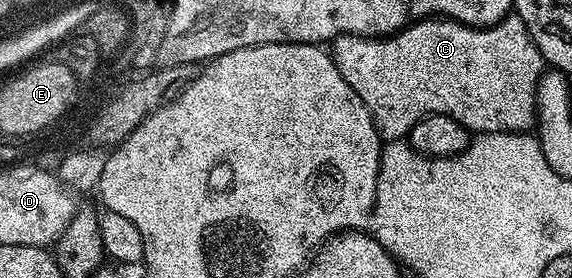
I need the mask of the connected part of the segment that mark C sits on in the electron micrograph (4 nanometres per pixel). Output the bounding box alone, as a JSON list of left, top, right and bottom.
[331,16,547,142]

